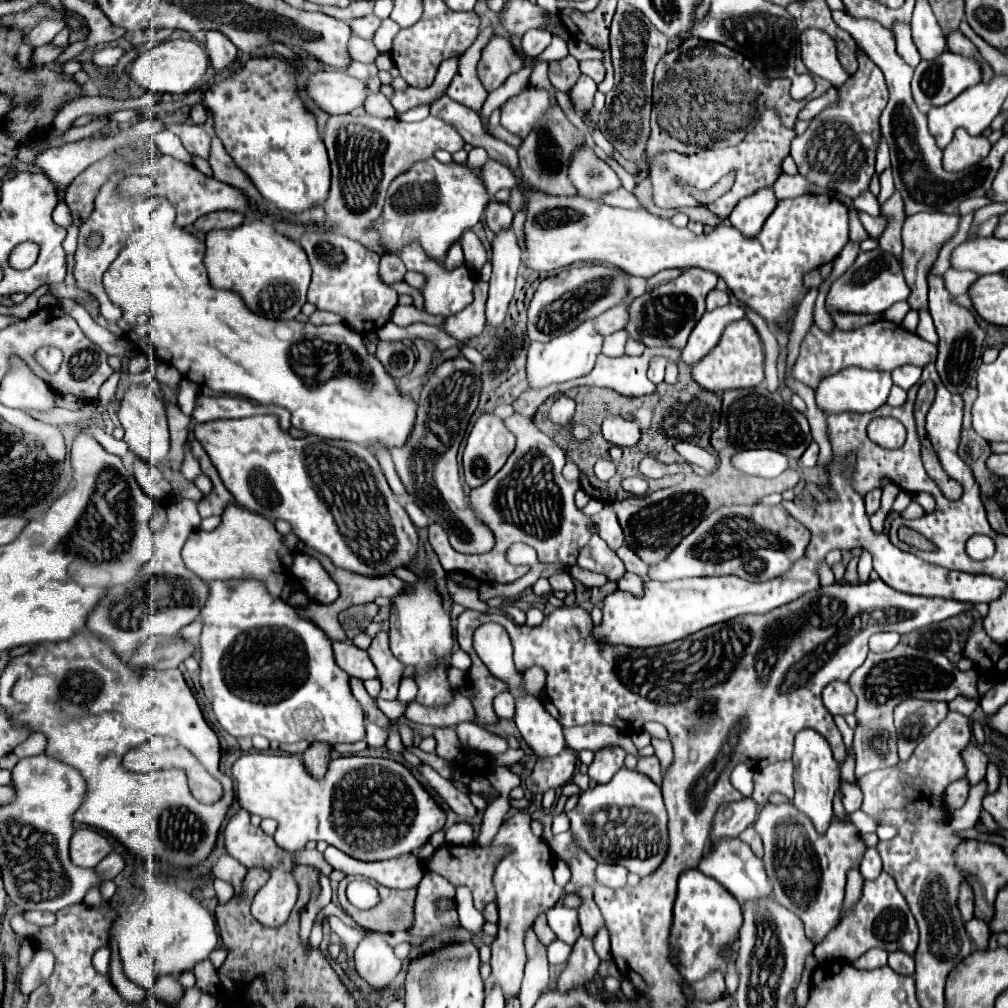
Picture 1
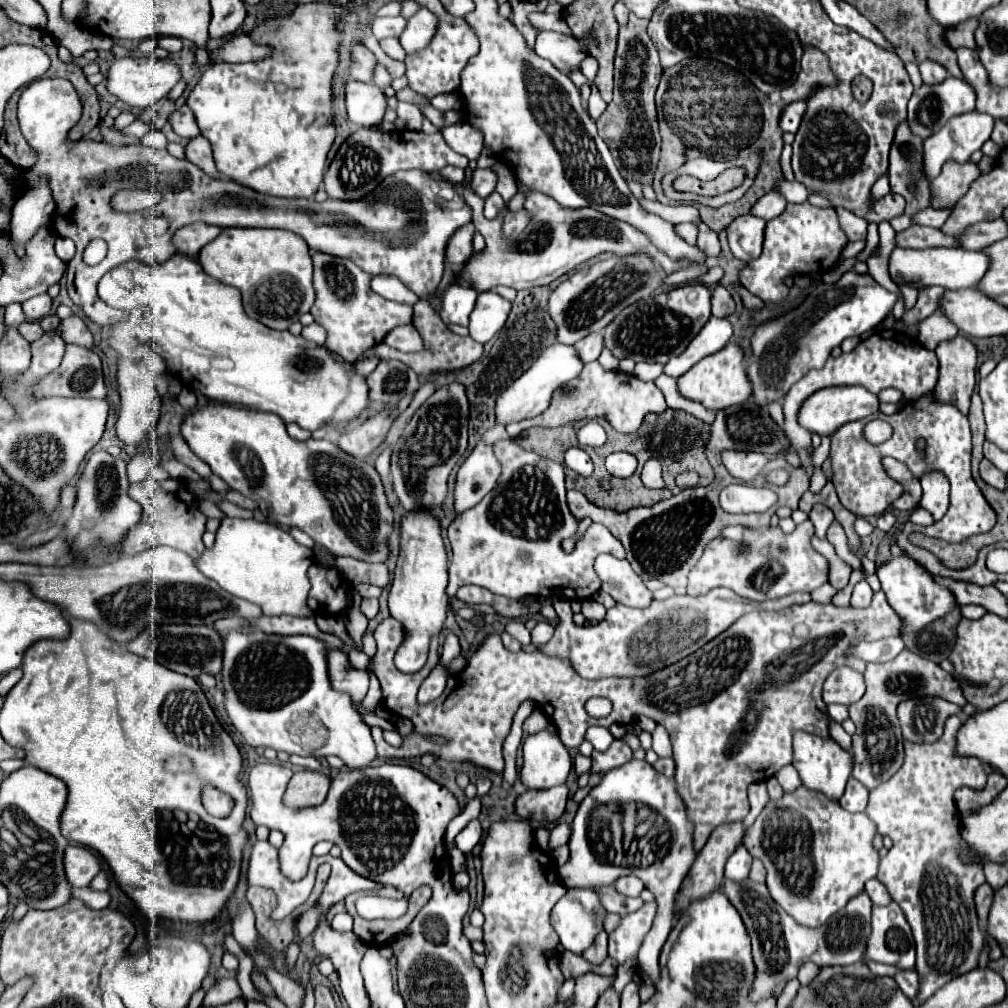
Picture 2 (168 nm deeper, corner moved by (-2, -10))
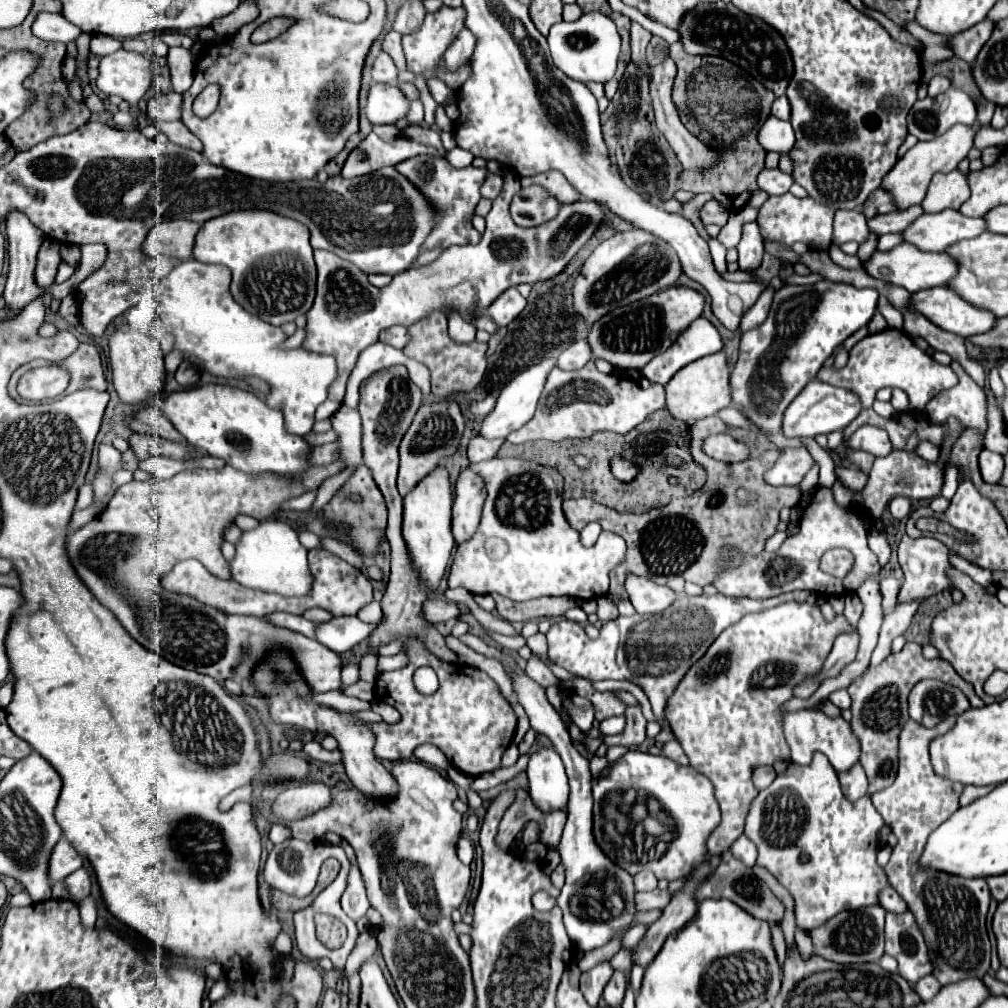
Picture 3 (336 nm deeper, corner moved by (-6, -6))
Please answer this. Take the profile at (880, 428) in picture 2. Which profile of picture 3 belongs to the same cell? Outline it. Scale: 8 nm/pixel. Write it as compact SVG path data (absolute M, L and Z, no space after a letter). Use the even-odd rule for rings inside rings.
M862 426L862 428L858 428L858 430L852 434L848 446L850 446L852 450L866 450L866 452L870 452L870 454L874 454L874 456L886 456L886 454L890 454L890 452L894 450L894 448L890 446L888 434L886 434L884 430L872 428L872 426Z

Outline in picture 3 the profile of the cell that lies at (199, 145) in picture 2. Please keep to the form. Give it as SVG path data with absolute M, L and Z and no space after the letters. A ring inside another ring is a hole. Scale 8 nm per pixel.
M174 120L174 122L154 122L154 126L158 130L162 130L170 142L178 144L178 146L184 146L184 148L190 148L190 150L196 150L200 152L202 150L202 142L190 132L186 130L186 126L180 122L180 120Z

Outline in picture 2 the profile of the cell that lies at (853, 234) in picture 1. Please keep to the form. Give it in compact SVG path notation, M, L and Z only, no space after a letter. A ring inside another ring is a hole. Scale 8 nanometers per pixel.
M894 248L890 254L890 276L894 282L912 284L912 286L944 286L948 290L960 288L974 288L984 278L990 266L990 256L976 250L964 248L924 248L924 250L910 250L910 248Z

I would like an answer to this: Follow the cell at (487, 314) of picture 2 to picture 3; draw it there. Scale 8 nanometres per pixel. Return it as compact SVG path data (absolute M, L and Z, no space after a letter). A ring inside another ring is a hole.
M508 288L506 292L502 292L490 306L488 306L488 314L492 316L492 320L498 326L508 326L522 310L526 308L526 298L516 290L516 288Z

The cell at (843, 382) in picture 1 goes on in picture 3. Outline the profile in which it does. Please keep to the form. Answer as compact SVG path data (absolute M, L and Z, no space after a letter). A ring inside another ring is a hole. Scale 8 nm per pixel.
M812 380L802 390L802 394L798 394L798 398L794 398L794 402L786 408L784 422L782 422L782 434L786 438L814 438L818 434L830 434L834 430L844 430L860 414L860 410L862 406L856 394L844 388L830 386L820 380Z

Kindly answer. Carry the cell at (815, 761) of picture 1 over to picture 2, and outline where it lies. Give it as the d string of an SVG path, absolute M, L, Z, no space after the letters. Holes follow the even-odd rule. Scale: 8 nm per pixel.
M796 732L794 734L794 768L800 774L802 784L808 790L822 792L830 800L840 800L844 794L844 786L852 774L852 756L842 750L834 740L824 740L814 734L806 732Z

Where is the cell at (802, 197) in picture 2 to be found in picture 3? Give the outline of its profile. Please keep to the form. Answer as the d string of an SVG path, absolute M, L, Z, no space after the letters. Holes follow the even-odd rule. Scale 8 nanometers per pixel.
M774 168L774 170L762 170L762 172L758 174L758 188L766 190L770 196L786 194L792 184L794 184L792 176L780 172L778 168Z

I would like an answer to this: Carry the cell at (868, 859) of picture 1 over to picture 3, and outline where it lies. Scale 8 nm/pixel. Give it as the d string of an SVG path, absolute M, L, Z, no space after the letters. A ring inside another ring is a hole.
M888 886L888 888L884 888L884 890L880 892L880 904L882 904L888 912L894 912L894 914L904 914L904 912L908 910L904 898L902 898L892 886Z

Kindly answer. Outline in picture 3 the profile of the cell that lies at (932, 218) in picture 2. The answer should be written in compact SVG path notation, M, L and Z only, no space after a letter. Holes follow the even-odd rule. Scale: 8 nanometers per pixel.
M914 206L914 208L908 208L908 210L902 210L902 212L890 212L890 214L880 214L880 216L874 216L868 220L868 228L870 232L874 232L876 236L884 236L884 234L890 234L890 232L902 232L910 220L916 218L916 214L922 214L924 210L920 206Z

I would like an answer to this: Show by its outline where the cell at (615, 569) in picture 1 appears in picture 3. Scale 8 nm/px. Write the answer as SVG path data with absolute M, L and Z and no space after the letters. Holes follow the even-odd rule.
M628 574L626 590L628 590L632 606L640 614L662 612L662 610L666 610L676 600L676 592L670 590L668 586L654 584L652 580L638 578L634 574Z

